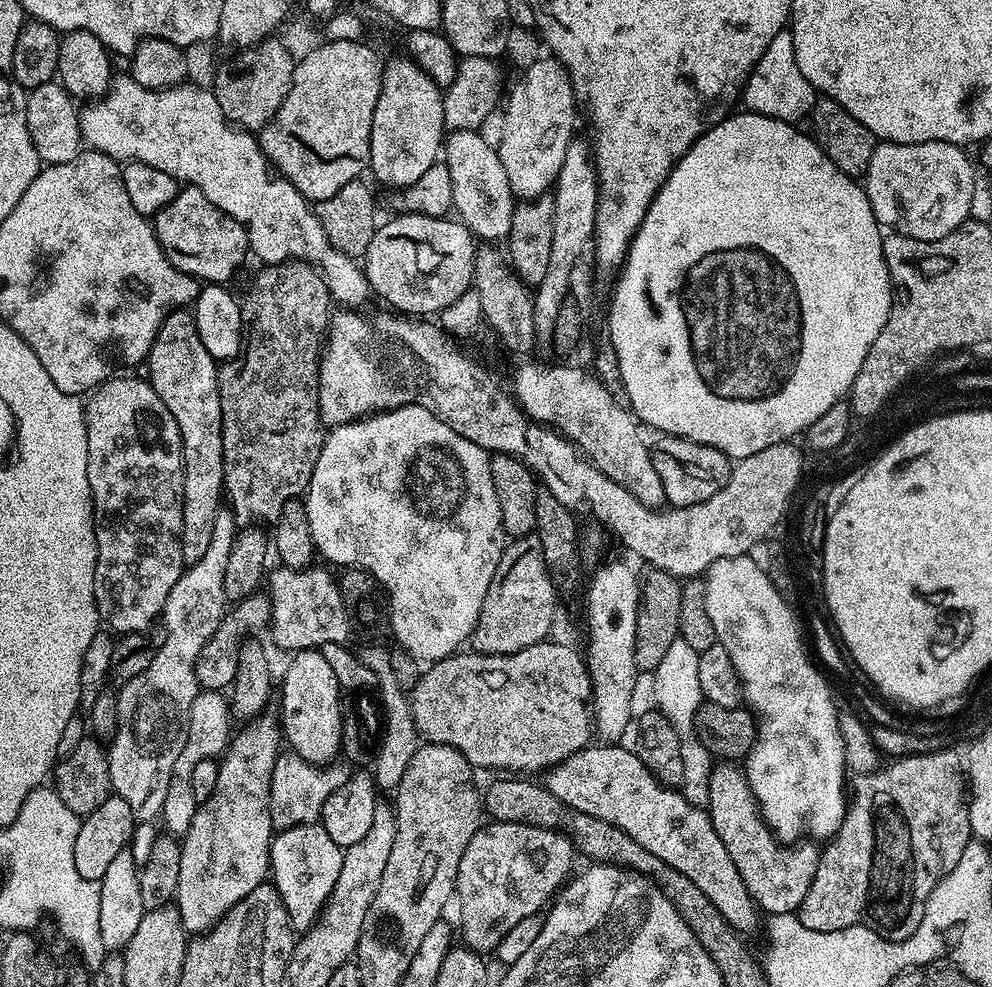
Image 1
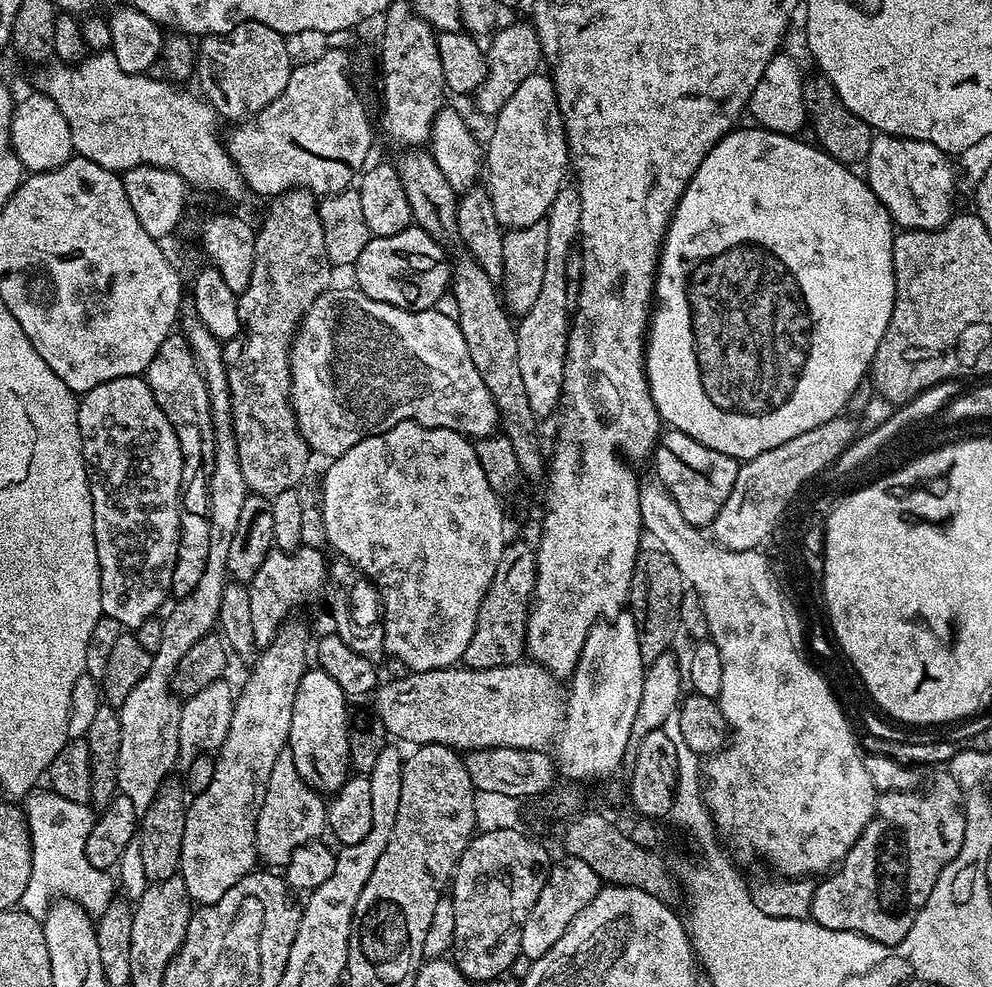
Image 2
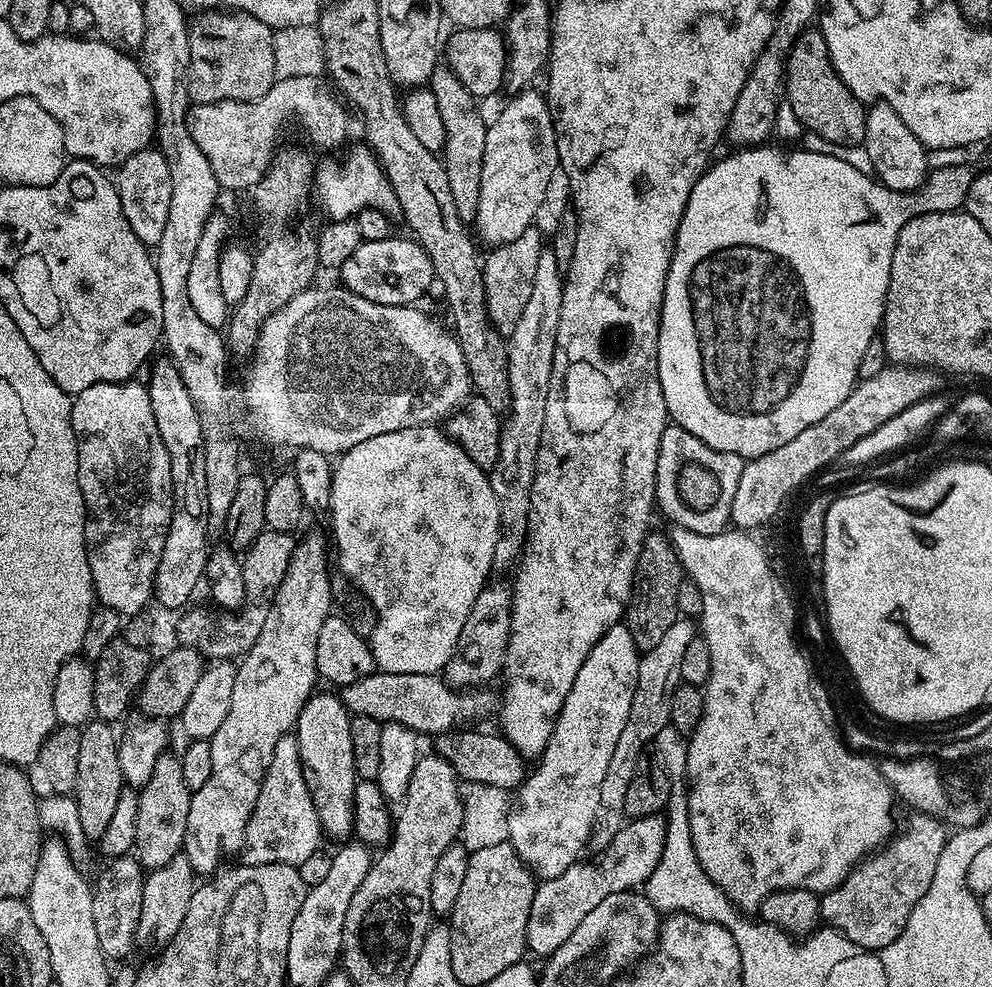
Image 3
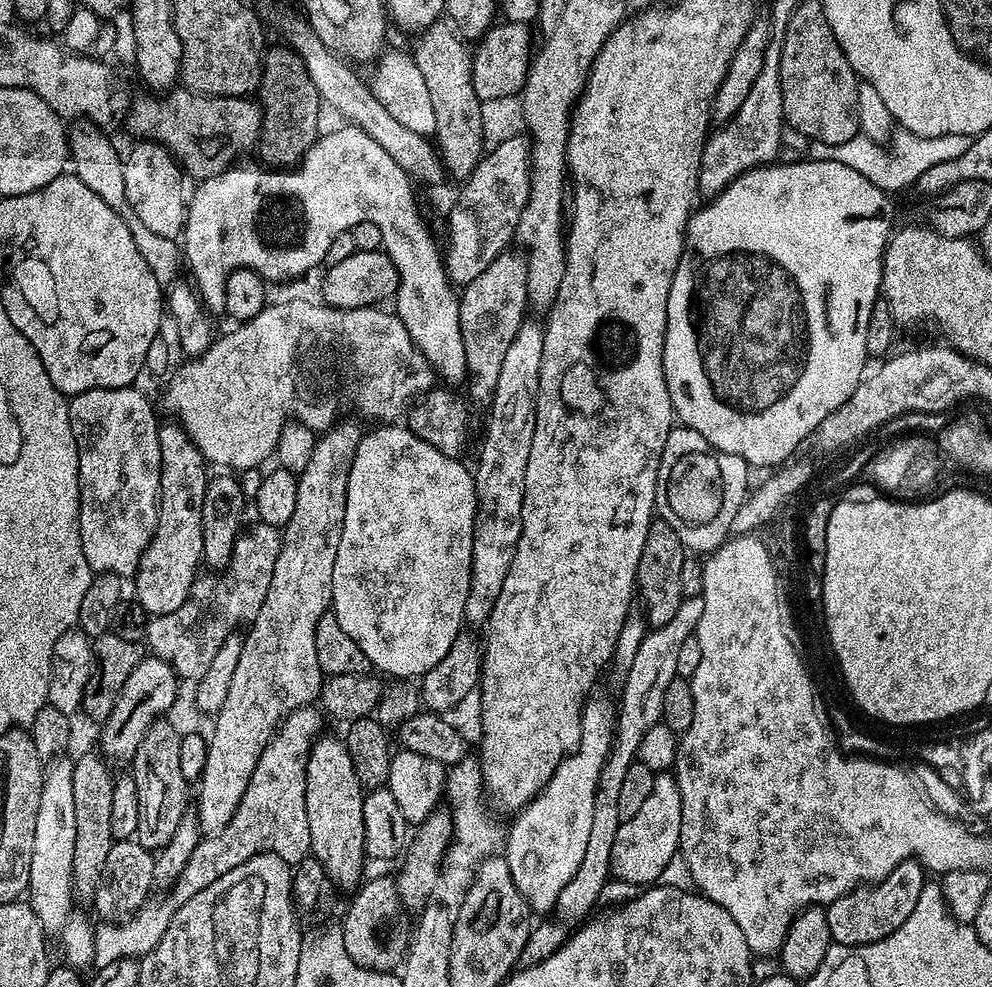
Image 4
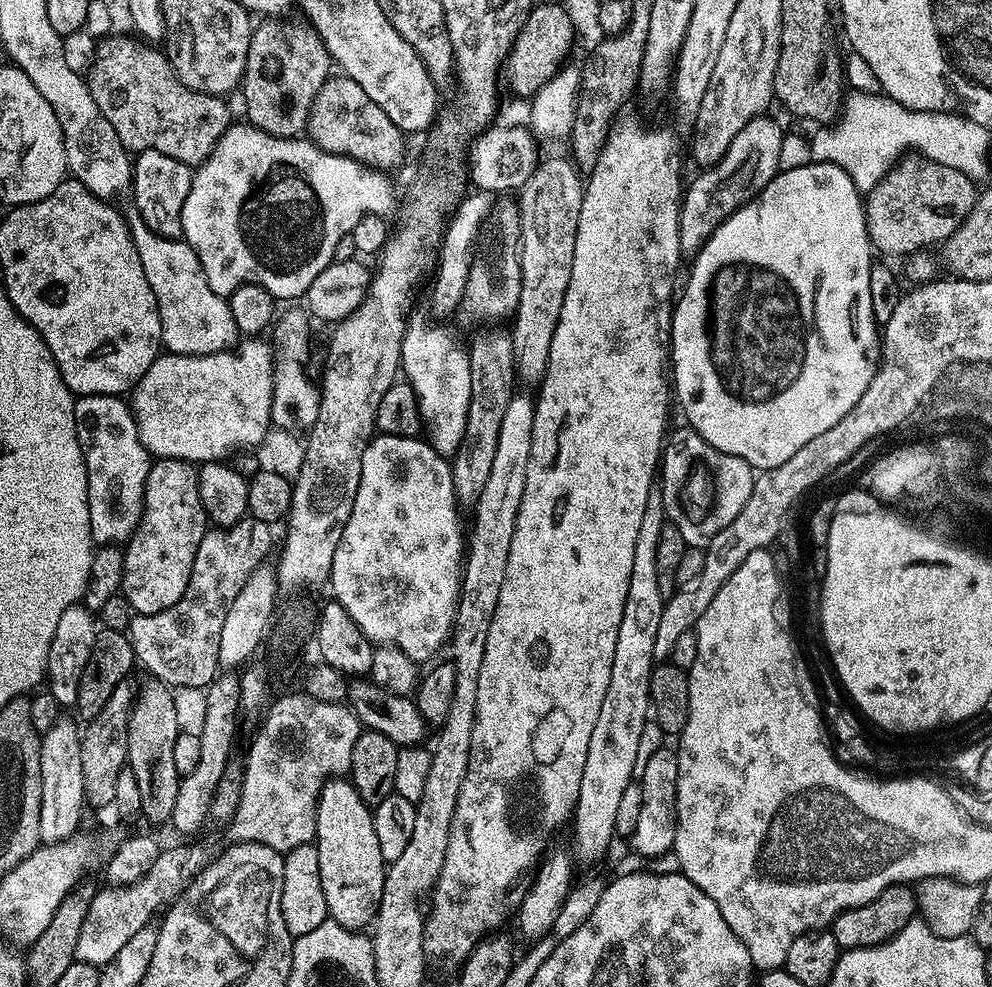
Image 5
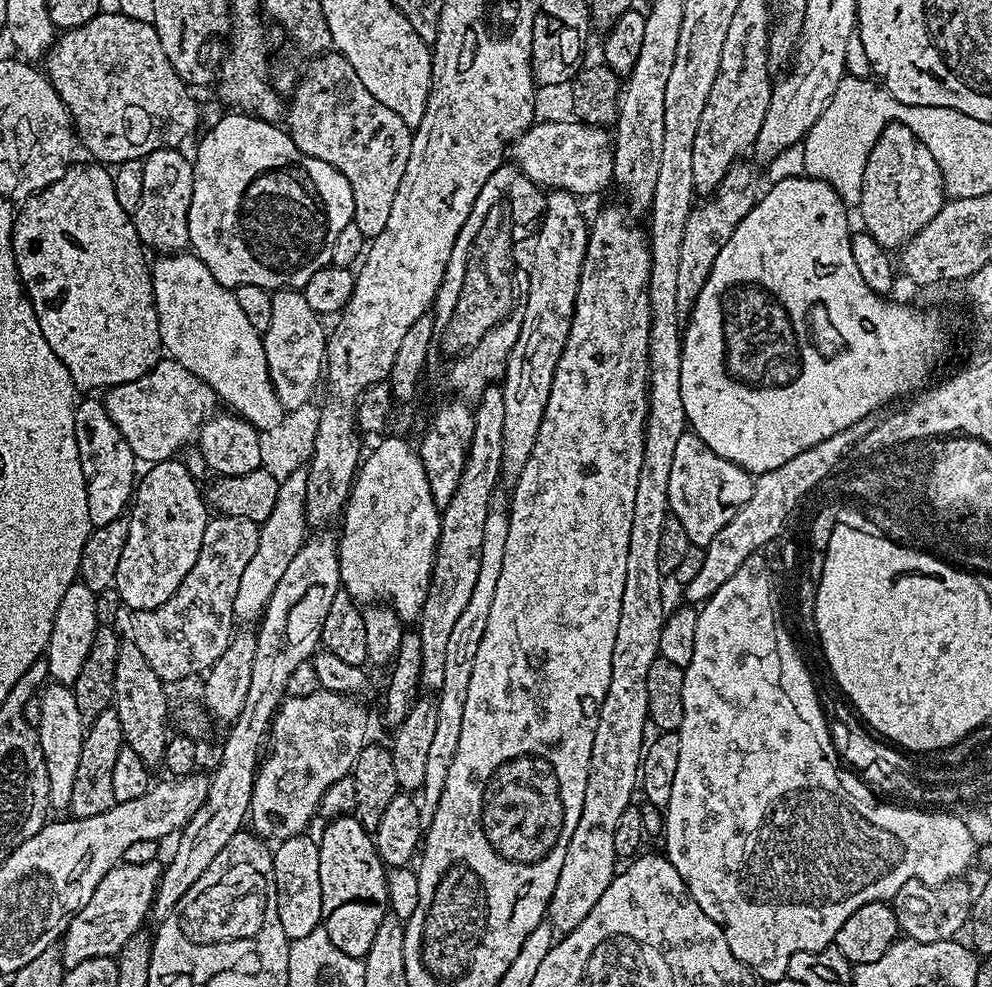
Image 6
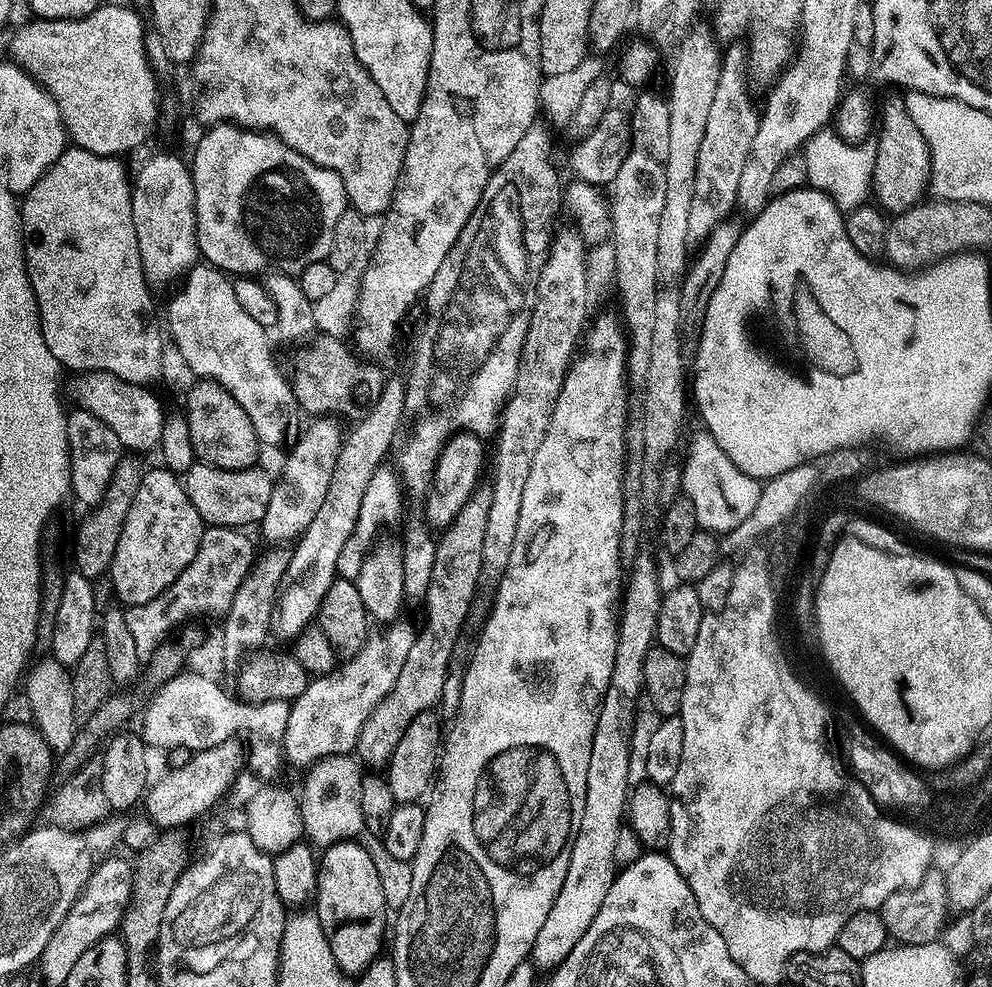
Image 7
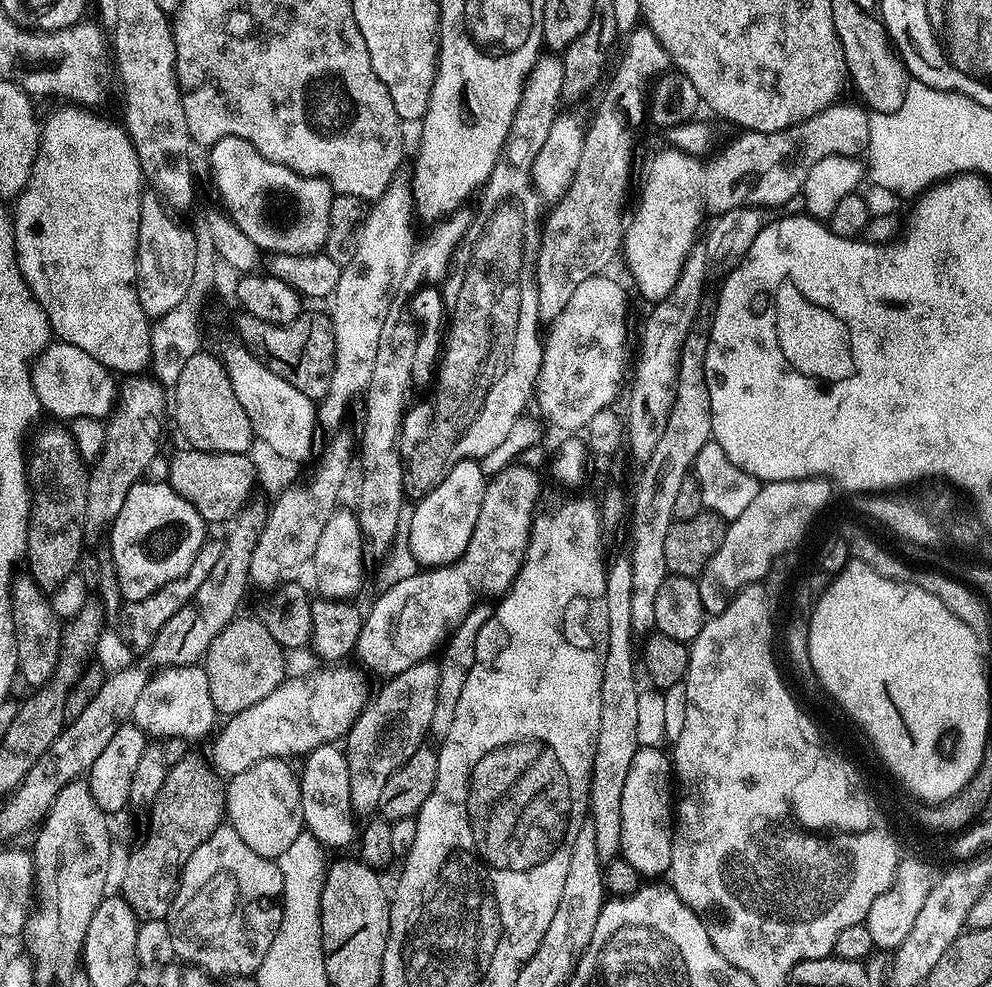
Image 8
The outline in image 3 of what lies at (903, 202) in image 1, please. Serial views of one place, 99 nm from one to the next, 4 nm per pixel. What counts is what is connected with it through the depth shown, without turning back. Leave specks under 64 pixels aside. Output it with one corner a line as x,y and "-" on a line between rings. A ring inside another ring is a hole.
884,101
869,105
865,116
867,120
863,147
870,158
872,172
878,180
880,178
879,183
896,192
915,191
924,183
930,170
928,152
924,144
918,142
918,138
914,137
894,108

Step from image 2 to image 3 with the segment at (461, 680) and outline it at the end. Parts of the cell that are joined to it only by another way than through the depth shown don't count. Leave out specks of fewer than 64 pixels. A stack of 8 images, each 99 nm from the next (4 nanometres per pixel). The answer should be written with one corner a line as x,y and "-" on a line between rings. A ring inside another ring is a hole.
377,670
366,678
358,678
358,682
343,685
338,695
352,716
401,724
417,734
425,732
429,738
459,729
467,725
464,724
467,720
480,720
494,712
494,696
492,700
488,690
459,692
449,688
447,682
436,674
394,674

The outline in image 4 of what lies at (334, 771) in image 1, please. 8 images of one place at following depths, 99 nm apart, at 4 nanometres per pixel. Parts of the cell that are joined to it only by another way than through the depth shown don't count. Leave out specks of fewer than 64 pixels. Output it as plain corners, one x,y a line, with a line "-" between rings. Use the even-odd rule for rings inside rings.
316,706
299,708
285,716
284,721
276,727
276,732
270,738
270,742
266,742
262,750
262,758
258,758
258,766
254,766
254,774
250,774
250,786
246,786
246,794
242,794
242,802
238,802
238,810
234,810
234,818
221,832
205,835
200,844
194,846
194,854
190,854
190,860
182,870
182,874
167,889
168,896
162,897
161,900
155,900
155,898
145,900
144,904
123,922
100,922
95,925
94,964
96,968
105,968
119,960
143,958
150,950
154,950
162,934
166,934
166,926
170,926
177,910
186,902
190,902
190,898
194,898
198,890
206,890
210,882
218,882
222,874
230,874
234,866
242,866
242,862
261,856
264,852
273,852
290,866
295,866
311,853
310,822
306,822
306,766
312,749
312,741
325,731
323,719
325,720
325,717
321,709

